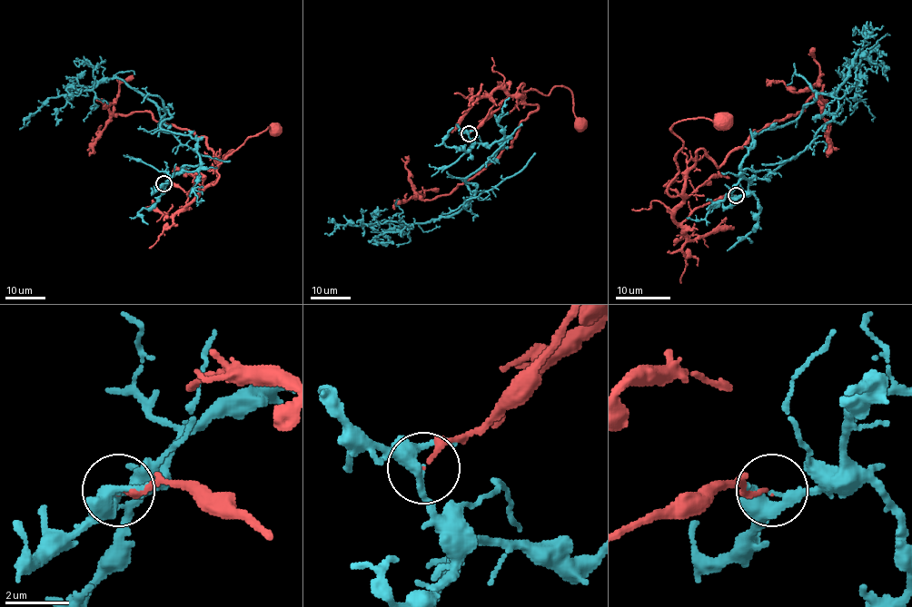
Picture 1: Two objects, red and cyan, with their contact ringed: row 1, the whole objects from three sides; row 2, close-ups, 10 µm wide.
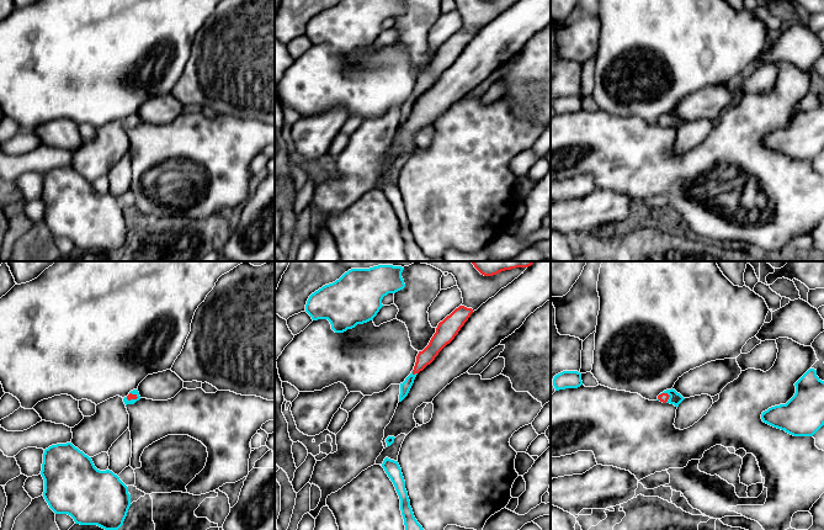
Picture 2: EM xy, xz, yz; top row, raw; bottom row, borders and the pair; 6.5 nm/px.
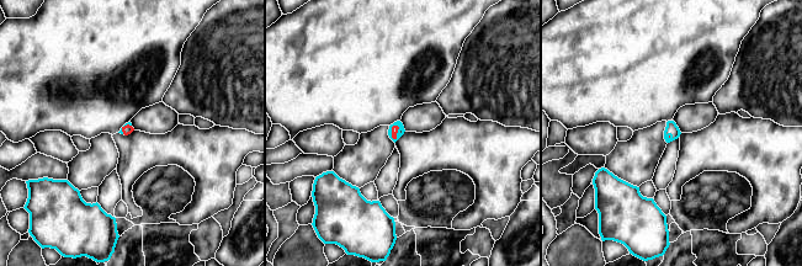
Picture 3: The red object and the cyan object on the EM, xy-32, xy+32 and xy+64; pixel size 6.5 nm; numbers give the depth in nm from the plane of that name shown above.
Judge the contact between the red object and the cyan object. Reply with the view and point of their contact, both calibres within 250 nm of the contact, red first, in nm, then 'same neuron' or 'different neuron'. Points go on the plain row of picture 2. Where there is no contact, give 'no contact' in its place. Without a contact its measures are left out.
xz (414, 97) | 100/70 nm | different neuron

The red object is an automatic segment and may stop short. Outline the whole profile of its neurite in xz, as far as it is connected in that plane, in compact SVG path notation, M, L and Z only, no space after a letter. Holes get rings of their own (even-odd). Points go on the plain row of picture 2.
M459 30L438 47L429 69L418 78L413 99L419 97L435 84L438 76L454 63L472 37L472 32Z

